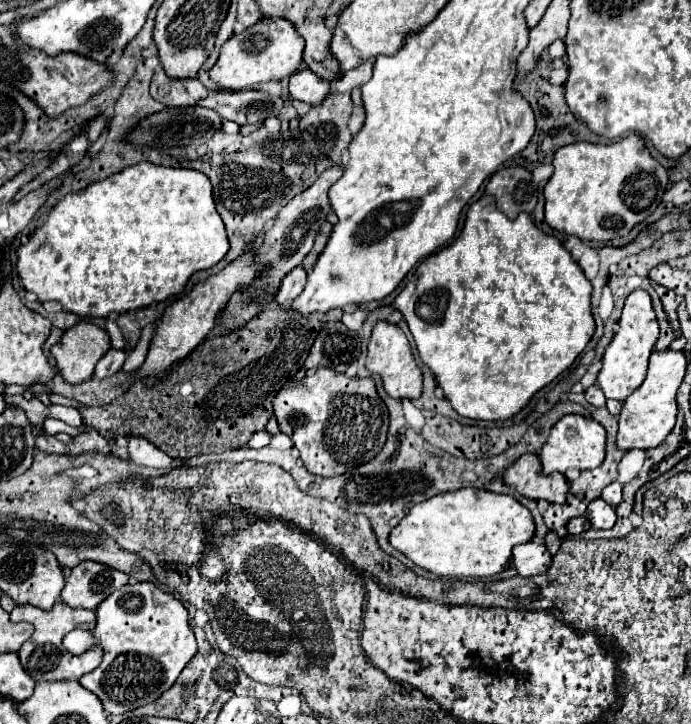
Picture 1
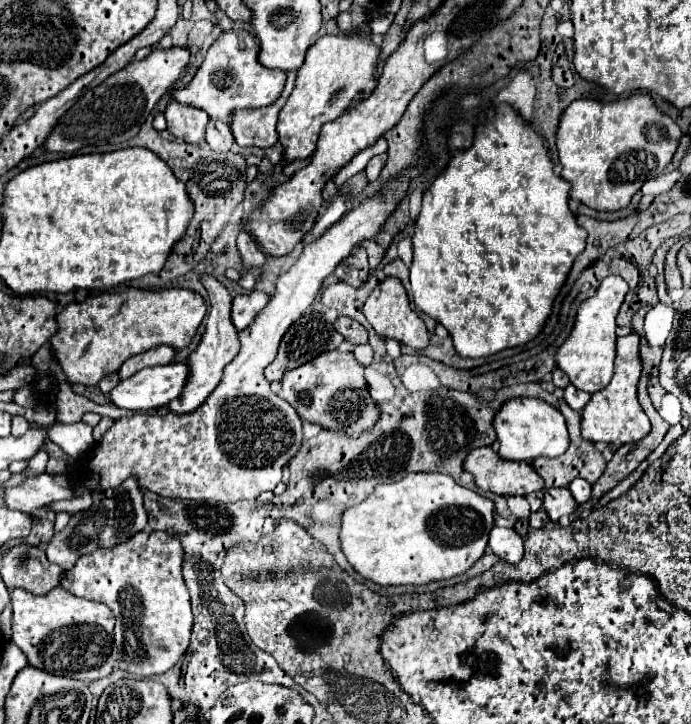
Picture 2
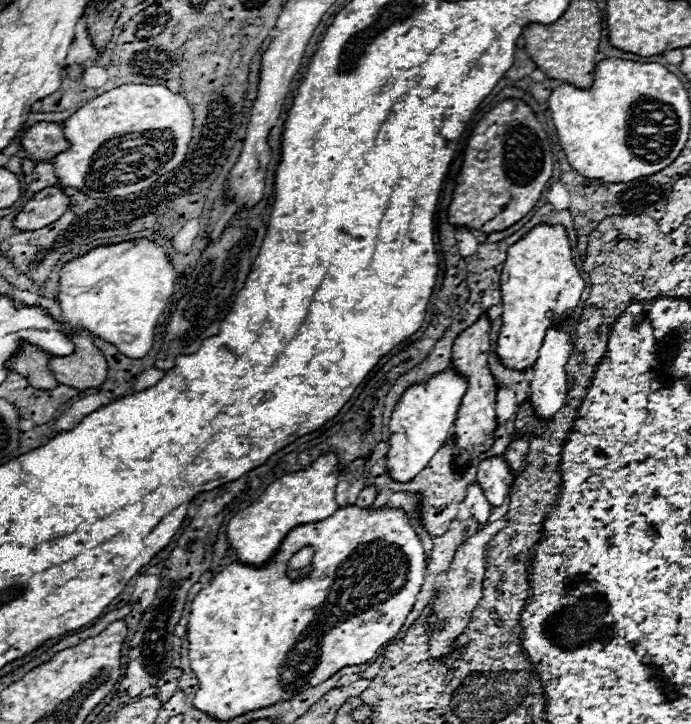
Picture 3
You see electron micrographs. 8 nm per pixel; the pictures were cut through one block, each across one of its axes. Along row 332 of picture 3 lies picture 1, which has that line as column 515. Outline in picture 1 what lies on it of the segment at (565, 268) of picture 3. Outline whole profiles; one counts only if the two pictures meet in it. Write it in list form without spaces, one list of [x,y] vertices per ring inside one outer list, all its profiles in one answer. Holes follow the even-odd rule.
[[[460,488],[414,504],[392,528],[388,542],[416,566],[446,578],[488,578],[508,568],[512,548],[530,542],[534,520],[528,508],[508,494]]]

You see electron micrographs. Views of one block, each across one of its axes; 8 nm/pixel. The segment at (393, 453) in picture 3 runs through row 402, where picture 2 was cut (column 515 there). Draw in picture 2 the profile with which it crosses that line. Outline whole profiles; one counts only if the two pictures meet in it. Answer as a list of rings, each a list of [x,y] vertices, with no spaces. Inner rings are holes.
[[[510,398],[492,420],[498,440],[498,456],[504,460],[532,462],[538,456],[560,456],[568,448],[568,430],[564,416],[538,398]]]

